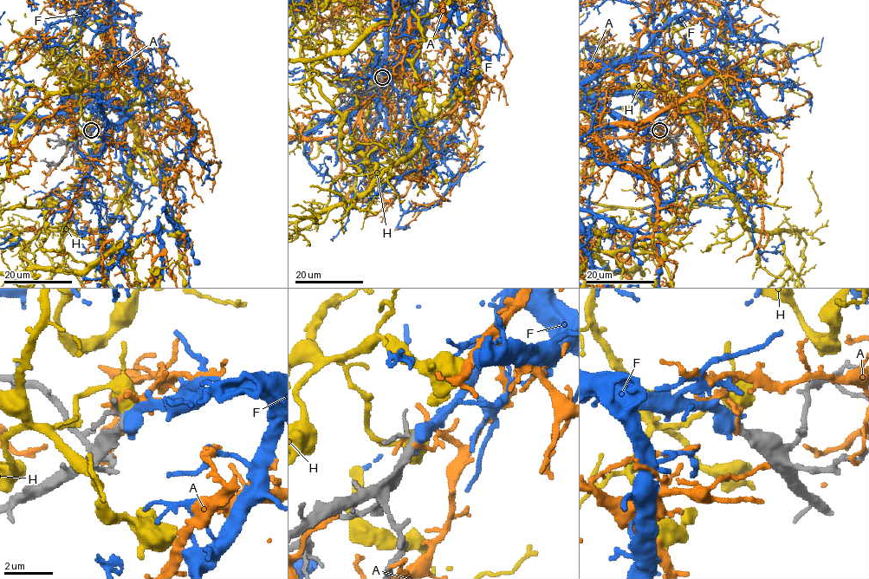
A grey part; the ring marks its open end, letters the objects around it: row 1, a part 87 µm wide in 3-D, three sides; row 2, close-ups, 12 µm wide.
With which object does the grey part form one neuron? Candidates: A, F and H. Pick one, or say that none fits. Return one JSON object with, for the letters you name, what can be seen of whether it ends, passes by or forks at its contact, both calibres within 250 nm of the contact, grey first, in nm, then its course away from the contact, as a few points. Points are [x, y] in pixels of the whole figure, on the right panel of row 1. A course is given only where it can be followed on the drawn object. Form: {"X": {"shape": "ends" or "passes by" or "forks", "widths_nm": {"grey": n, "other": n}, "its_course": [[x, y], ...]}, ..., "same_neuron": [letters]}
{"F": {"shape": "ends", "widths_nm": {"grey": 240, "other": 650}}, "same_neuron": ["F"]}

